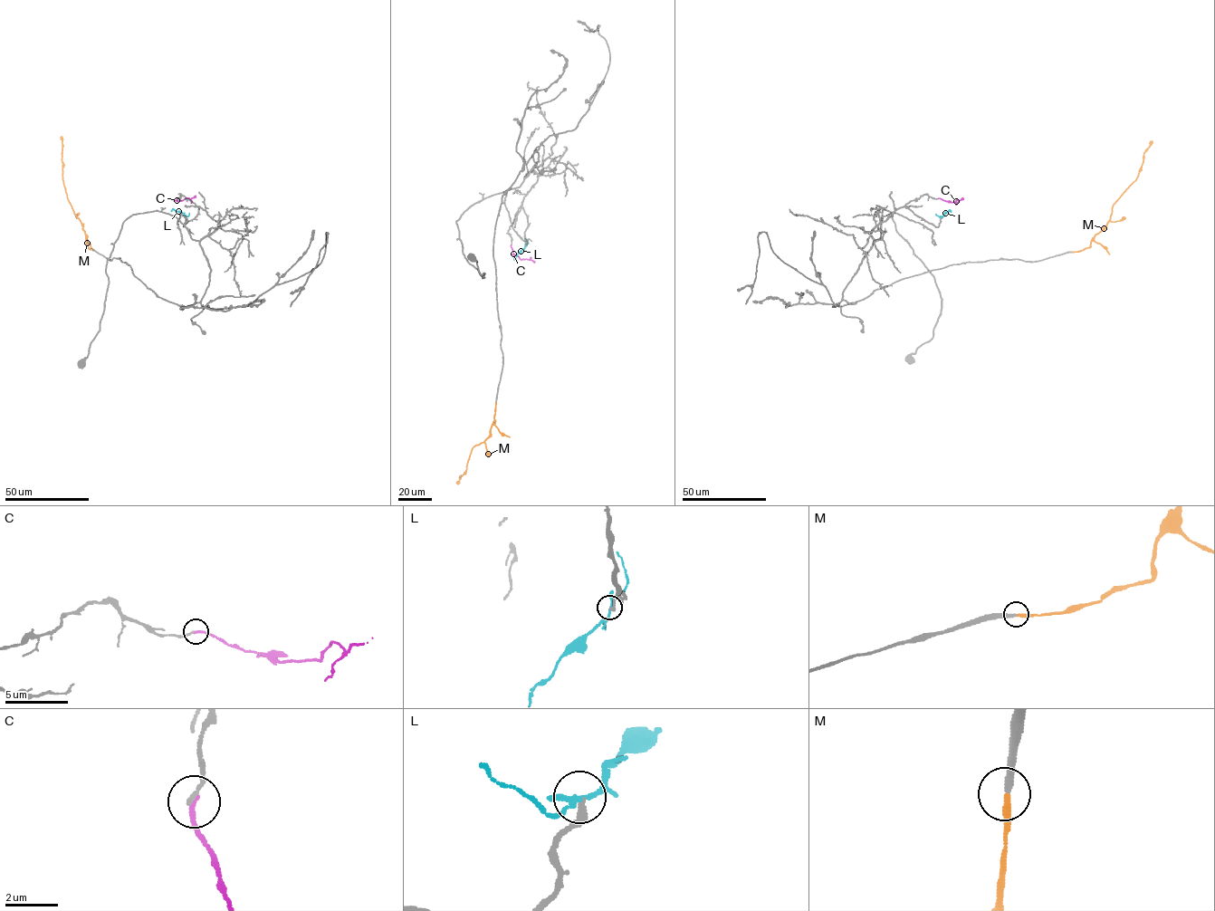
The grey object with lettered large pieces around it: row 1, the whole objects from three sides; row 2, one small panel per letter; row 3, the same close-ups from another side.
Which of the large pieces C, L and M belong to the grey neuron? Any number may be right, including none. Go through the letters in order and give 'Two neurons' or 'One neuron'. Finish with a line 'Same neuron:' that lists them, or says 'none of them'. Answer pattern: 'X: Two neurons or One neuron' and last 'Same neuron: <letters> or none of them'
C: Two neurons
L: Two neurons
M: One neuron
Same neuron: M

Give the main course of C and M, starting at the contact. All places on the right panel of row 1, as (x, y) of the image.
C: (938, 198), (954, 202), (962, 197)
M: (1072, 252), (1090, 246), (1091, 240), (1105, 225), (1114, 203), (1136, 179), (1143, 153), (1152, 140)

